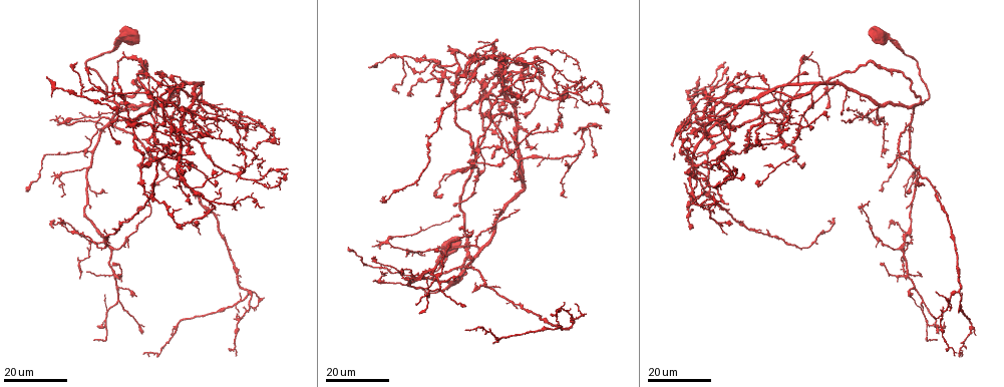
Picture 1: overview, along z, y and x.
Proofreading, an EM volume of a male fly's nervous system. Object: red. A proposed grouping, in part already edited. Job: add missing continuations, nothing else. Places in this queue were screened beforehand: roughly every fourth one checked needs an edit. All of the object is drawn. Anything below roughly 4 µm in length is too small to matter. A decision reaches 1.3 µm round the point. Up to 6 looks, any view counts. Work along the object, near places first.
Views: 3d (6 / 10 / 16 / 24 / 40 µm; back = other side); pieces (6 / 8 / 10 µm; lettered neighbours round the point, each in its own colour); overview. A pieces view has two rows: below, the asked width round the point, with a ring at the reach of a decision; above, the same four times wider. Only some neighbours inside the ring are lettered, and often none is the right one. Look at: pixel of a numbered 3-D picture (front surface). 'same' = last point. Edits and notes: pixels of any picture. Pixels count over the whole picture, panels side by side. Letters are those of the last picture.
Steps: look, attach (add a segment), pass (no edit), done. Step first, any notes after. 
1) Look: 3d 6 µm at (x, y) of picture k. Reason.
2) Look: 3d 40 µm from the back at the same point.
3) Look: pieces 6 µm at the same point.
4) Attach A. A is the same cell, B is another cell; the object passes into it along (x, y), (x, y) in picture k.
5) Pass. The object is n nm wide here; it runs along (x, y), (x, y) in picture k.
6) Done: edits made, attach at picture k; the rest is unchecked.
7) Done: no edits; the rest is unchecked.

Look: 3d 24 µm at (379, 246) of picture 1. Branch stops here.

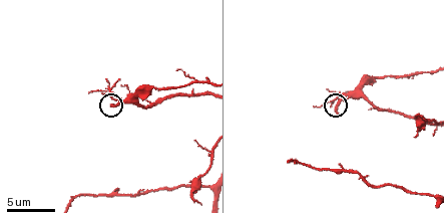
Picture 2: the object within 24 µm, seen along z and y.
Look: pieces 8 µm at (335, 111) of picture 2.

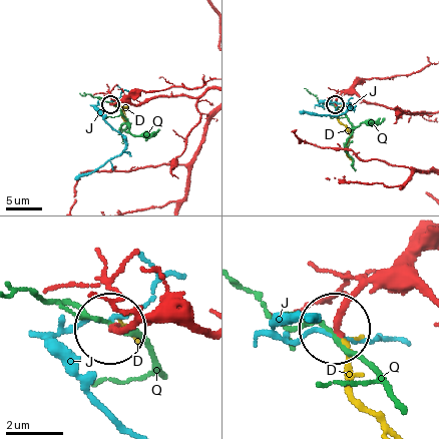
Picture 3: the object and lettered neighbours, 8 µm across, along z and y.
Attach D. D is the same cell, J and Q are other cells; the cell continues.

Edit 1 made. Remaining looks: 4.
Look: overview.

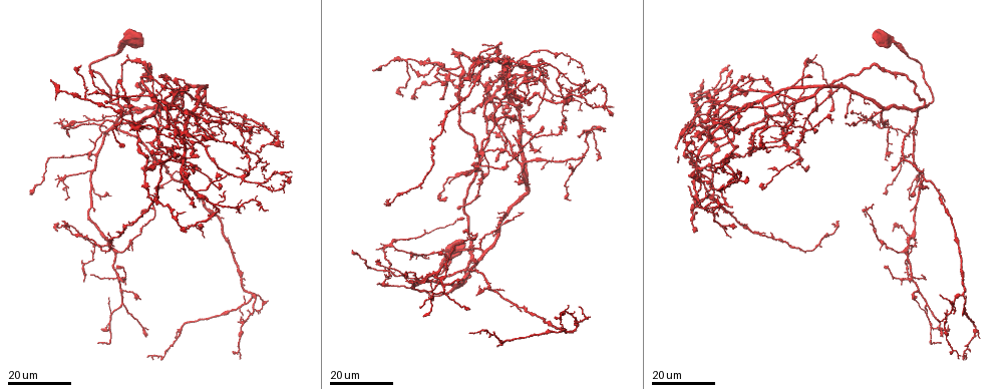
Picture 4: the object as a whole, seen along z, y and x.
Look: 3d 16 µm at (732, 207) of picture 4. Free end.

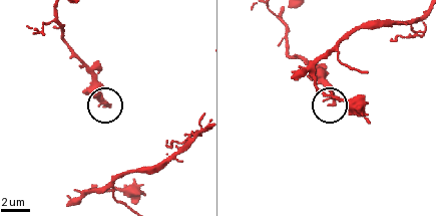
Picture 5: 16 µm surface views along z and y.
Look: pieces 10 µm at (332, 103) of picture 5.

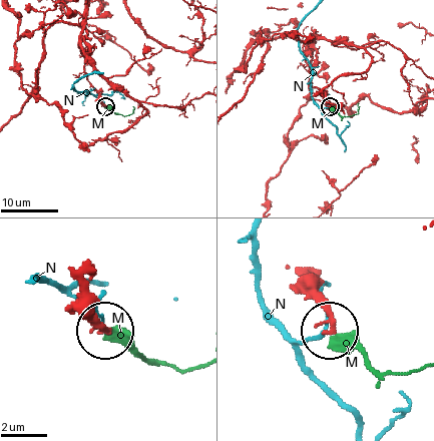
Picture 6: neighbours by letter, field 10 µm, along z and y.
Attach M. M is the same cell, N is another cell; the object passes into it along (78, 288), (83, 303), (129, 349), (187, 372), (198, 368) in picture 6; it goes on there.

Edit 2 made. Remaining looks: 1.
Done: edits made, attach at picture 3, attach at picture 6; the rest is unchecked.

